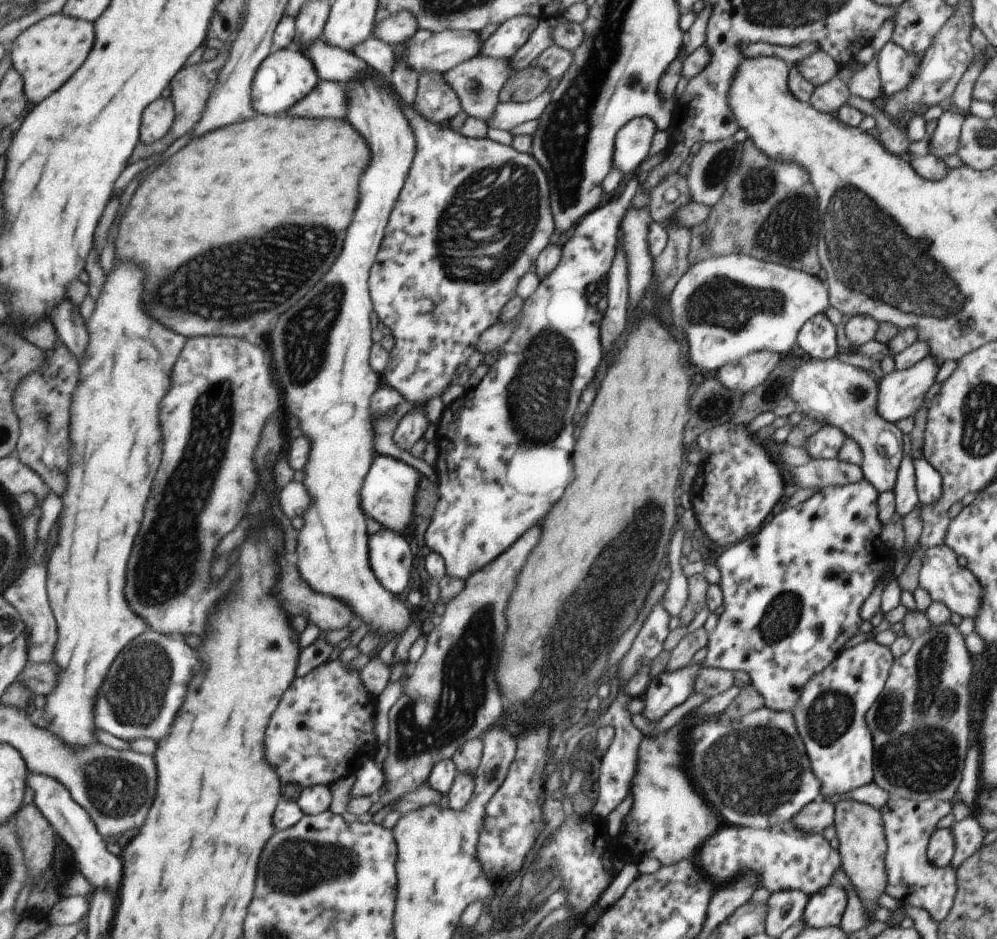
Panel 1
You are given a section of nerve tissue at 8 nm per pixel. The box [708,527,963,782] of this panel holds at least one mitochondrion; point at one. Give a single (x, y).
(829, 717)

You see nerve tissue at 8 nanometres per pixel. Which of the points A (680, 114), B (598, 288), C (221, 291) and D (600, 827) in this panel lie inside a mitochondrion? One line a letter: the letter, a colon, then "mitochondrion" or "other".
A: other
B: other
C: mitochondrion
D: other

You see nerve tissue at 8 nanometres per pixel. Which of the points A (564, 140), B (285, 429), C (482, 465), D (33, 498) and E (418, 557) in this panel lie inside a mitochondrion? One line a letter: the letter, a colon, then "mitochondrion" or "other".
A: mitochondrion
B: other
C: other
D: other
E: other

